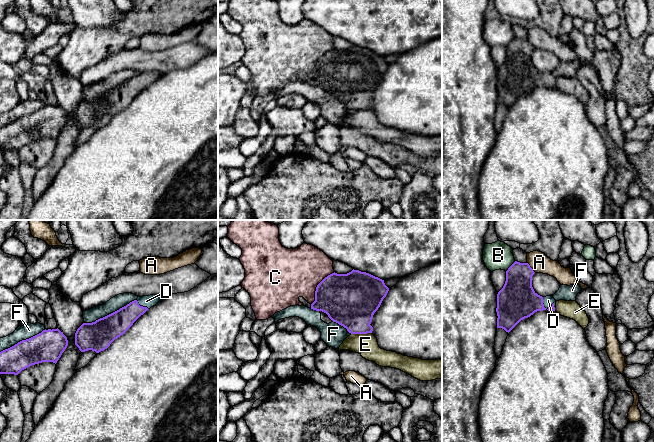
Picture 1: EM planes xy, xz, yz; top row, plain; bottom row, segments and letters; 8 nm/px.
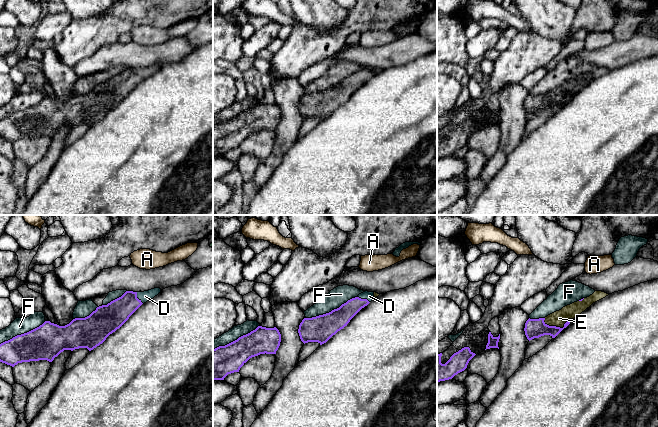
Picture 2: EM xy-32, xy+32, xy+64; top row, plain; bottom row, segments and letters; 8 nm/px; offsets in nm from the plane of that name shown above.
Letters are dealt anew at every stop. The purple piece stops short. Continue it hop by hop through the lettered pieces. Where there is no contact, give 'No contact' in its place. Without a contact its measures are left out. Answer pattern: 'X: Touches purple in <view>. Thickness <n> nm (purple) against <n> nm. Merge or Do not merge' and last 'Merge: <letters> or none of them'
A: Touches purple in yz. Thickness 280 nm (purple) against 160 nm. Do not merge
B: Touches purple in yz. Thickness 280 nm (purple) against 220 nm. Do not merge
C: Touches purple in xz. Thickness 400 nm (purple) against 400 nm. Do not merge
D: Touches purple in yz. Thickness 320 nm (purple) against 80 nm. Merge
E: Touches purple in xz. Thickness 380 nm (purple) against 180 nm. Do not merge
F: Touches purple in xy. Thickness 240 nm (purple) against 110 nm. Do not merge
Merge: D

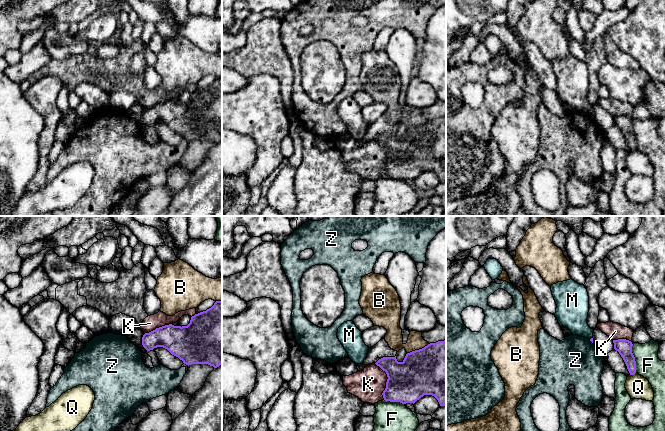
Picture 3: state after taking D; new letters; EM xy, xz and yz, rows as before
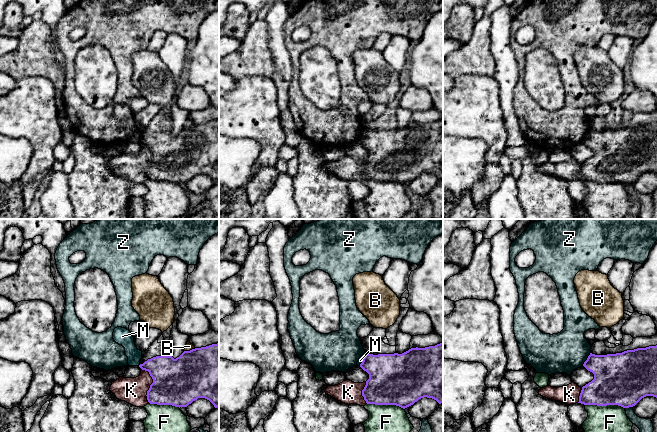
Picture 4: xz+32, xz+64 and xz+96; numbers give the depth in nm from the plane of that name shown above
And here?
B: Touches purple in xz. Thickness 440 nm (purple) against 140 nm. Do not merge
F: Touches purple in yz. Thickness 120 nm (purple) against 200 nm. Do not merge
K: Touches purple in xz. Thickness 320 nm (purple) against 260 nm. Do not merge
M: Touches purple in yz. Thickness 20 nm (purple) against 240 nm. Do not merge
Q: Touches purple in yz. Thickness 120 nm (purple) against 190 nm. Do not merge
Z: Touches purple in yz. Thickness 20 nm (purple) against 380 nm. Do not merge
Merge: none of them

